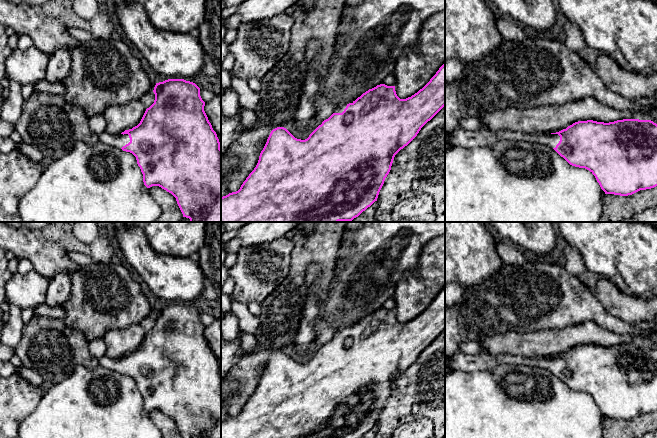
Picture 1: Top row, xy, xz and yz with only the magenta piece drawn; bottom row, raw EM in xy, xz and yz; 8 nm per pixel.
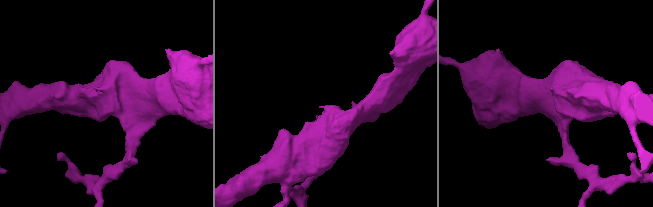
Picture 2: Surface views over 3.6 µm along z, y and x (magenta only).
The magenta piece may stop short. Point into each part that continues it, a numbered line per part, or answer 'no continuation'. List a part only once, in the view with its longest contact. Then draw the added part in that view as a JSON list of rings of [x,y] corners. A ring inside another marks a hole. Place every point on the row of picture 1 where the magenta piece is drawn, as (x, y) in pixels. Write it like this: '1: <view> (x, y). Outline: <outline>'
1: xy (118, 141). Outline: [[[103,132],[101,135],[99,135],[99,141],[113,148],[121,149],[130,142],[130,138],[128,134],[111,135],[107,132]]]

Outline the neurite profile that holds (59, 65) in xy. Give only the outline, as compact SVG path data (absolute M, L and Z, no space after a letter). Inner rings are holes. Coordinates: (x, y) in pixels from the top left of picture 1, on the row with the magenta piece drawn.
M59 48L49 55L47 75L45 79L50 83L62 82L71 72L71 51Z

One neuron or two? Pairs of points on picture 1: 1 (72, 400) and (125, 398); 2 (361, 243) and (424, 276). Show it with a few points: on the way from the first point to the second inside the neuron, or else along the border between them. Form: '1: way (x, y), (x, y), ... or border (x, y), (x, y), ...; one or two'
1: way (85, 409), (105, 409), (112, 406); one
2: border (422, 249), (416, 270), (405, 271), (396, 285); two

